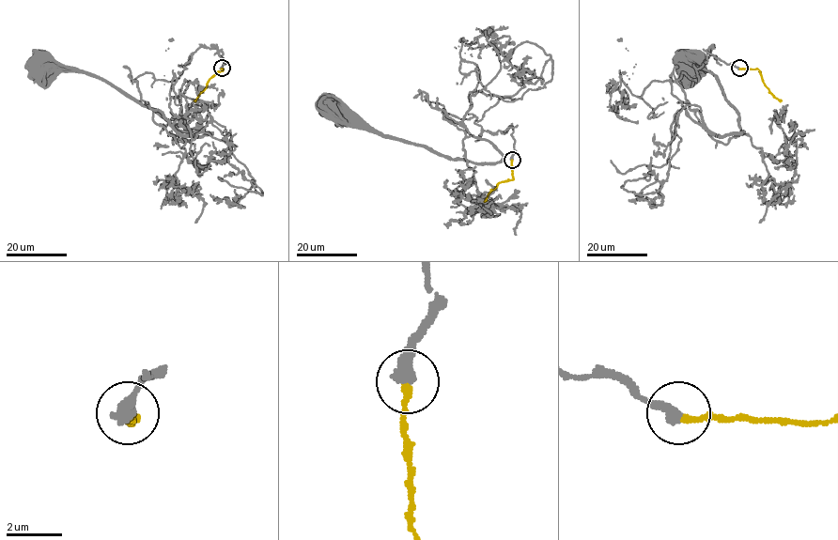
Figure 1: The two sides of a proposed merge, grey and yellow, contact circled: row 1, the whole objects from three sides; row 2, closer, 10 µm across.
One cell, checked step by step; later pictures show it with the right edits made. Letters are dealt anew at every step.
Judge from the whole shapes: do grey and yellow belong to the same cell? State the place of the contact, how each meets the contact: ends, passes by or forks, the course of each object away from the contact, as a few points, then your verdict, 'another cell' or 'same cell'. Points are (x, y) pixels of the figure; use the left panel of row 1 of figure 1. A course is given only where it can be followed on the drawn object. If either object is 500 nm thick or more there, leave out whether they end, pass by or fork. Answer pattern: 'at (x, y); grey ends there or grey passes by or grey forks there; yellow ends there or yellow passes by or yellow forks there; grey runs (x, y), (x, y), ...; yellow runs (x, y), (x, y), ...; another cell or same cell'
at (222, 68); grey ends there; yellow ends there; grey runs (222, 68), (201, 46), (172, 81), (135, 79), (193, 135), (212, 134), (38, 66); yellow runs (222, 68), (193, 100); same cell

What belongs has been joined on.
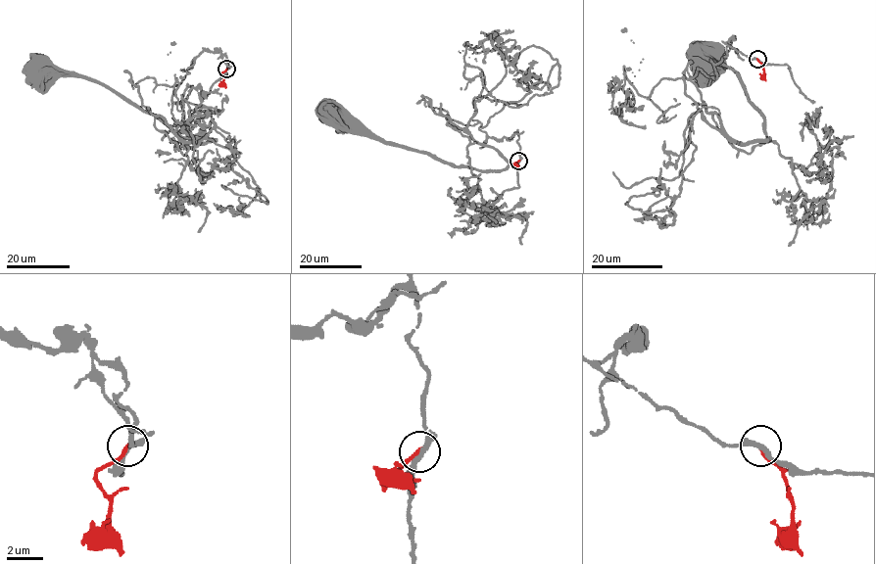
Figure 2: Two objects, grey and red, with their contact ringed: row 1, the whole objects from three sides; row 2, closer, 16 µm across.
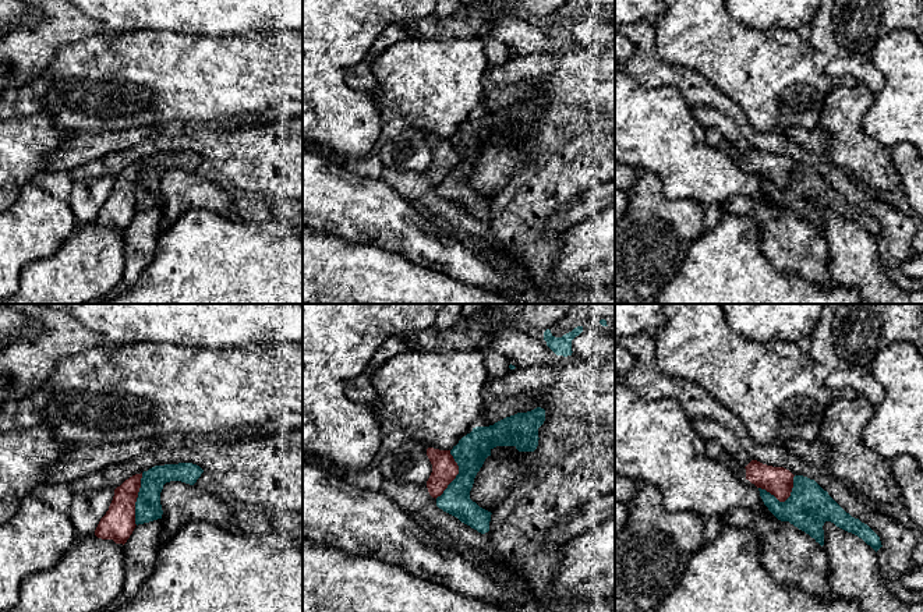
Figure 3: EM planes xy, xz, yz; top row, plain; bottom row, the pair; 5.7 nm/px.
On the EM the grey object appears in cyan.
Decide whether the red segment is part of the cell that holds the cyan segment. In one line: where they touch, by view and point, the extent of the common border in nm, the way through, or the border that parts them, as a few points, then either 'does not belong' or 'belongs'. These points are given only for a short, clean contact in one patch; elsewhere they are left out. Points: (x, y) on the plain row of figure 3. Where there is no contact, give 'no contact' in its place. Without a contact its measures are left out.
meets cyan in xy at (137, 187); contact 300 nm long; border along xy (142, 161), (135, 190), (135, 212); does not belong

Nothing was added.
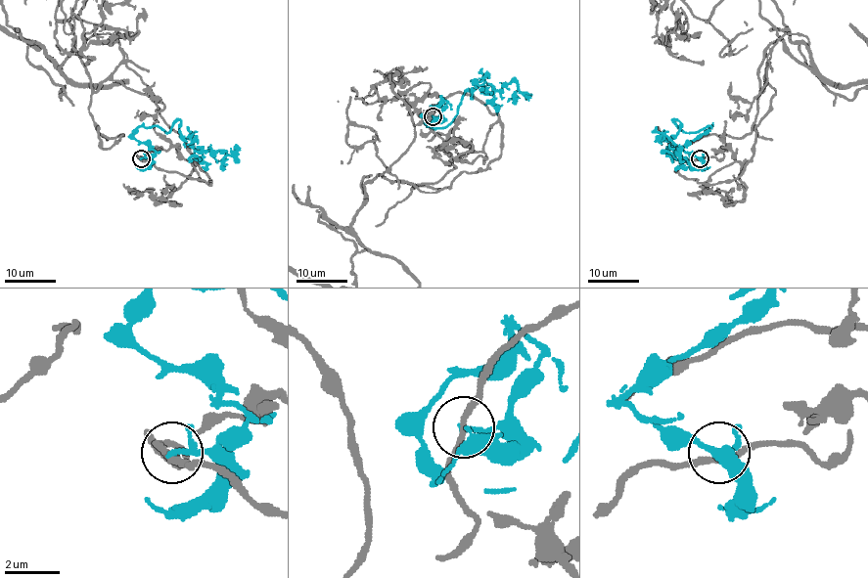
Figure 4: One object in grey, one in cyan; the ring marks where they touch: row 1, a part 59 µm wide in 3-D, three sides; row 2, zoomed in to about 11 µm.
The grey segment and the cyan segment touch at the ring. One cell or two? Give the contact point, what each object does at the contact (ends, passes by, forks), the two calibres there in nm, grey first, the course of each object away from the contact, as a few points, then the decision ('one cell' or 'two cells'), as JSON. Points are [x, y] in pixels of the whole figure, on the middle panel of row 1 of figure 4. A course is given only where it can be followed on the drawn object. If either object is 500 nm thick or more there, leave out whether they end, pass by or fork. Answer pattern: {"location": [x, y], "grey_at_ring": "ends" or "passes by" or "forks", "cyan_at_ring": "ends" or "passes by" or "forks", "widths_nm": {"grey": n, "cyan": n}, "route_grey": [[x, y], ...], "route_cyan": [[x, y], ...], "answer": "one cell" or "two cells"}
{"location": [433, 116], "grey_at_ring": "passes by", "cyan_at_ring": "passes by", "widths_nm": {"grey": 200, "cyan": 190}, "route_grey": [[433, 115], [477, 97], [502, 154], [440, 190], [364, 185], [351, 233], [411, 275]], "route_cyan": [[433, 115], [444, 99], [426, 122], [445, 127], [480, 85], [487, 93], [512, 81], [513, 92]], "answer": "one cell"}

